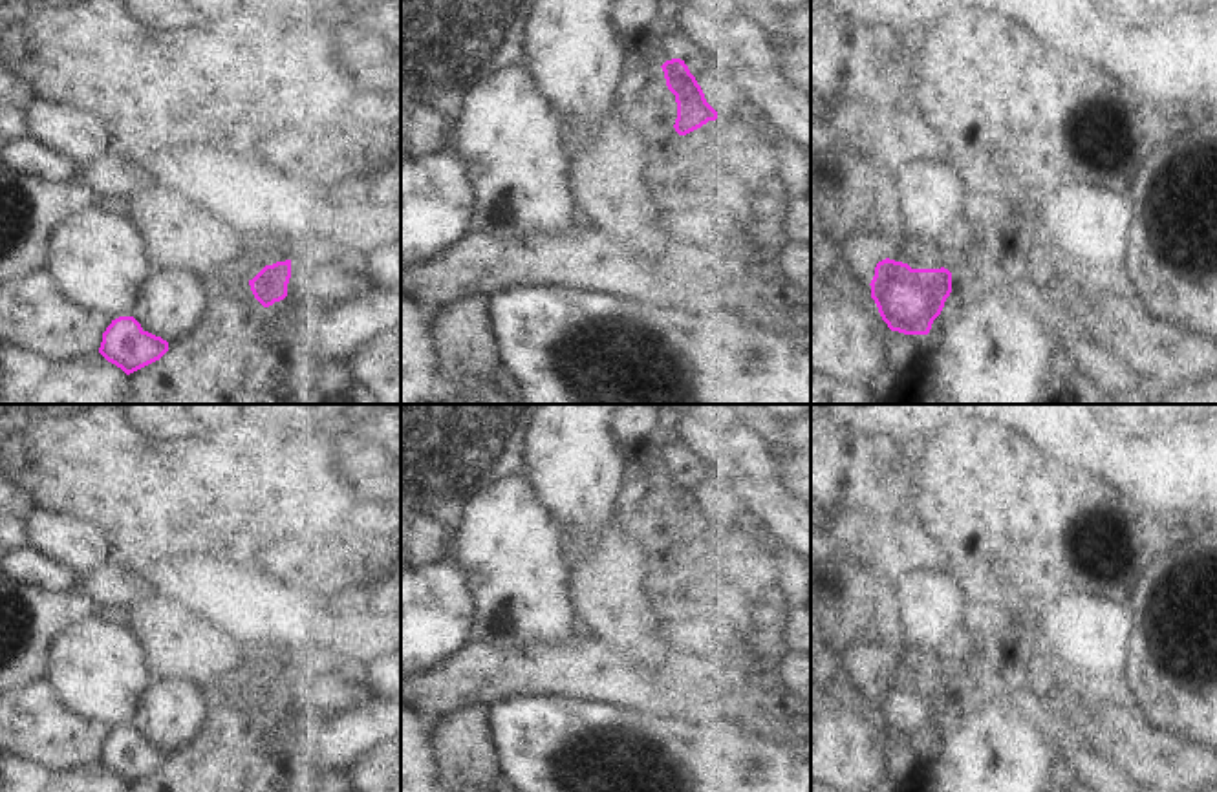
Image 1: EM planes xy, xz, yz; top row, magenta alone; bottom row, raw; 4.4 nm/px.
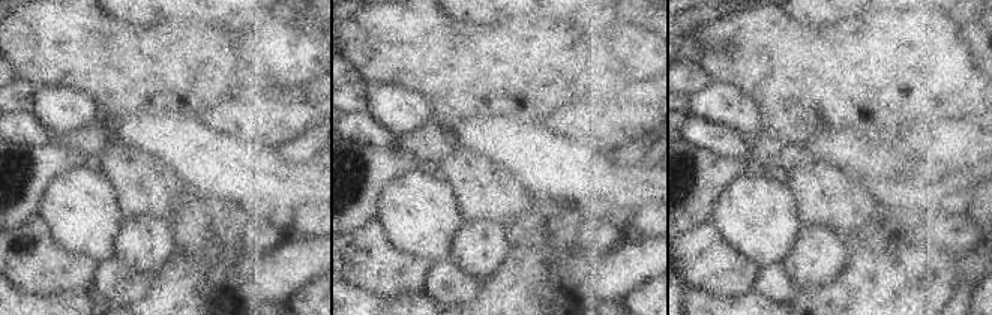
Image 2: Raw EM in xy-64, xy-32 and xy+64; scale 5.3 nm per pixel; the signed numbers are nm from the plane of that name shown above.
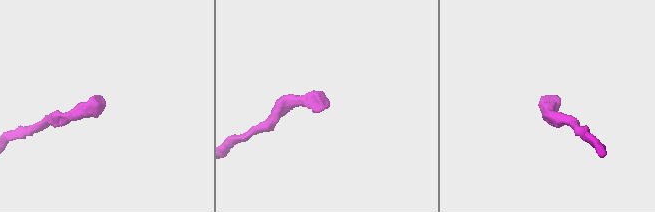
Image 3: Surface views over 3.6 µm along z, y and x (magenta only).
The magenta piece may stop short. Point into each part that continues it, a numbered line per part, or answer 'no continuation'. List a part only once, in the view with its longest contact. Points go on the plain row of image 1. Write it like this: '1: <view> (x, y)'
no continuation

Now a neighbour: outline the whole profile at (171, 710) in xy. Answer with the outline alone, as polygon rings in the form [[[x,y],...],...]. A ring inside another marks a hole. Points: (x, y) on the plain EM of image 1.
[[[152,679],[132,717],[132,726],[170,754],[181,750],[203,724],[216,697],[181,679]]]

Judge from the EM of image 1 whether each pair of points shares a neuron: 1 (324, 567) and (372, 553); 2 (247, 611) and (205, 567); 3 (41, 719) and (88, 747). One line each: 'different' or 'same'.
1: same
2: same
3: same

